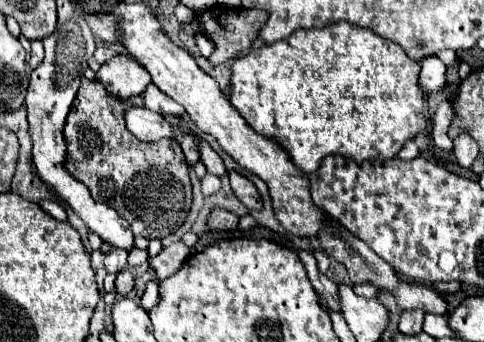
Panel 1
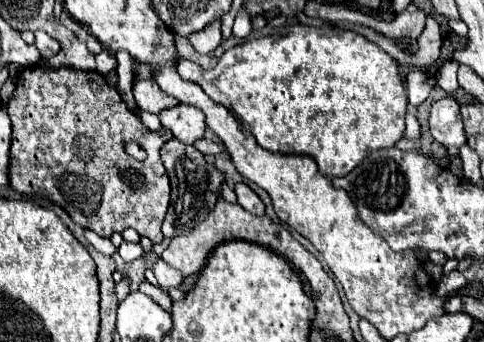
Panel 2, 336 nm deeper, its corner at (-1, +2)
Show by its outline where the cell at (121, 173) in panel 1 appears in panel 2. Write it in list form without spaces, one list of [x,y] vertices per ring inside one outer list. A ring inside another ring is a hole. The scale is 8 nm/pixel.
[[[27,67],[25,71],[21,71],[21,75],[17,77],[17,89],[15,89],[15,95],[13,99],[7,103],[7,111],[9,111],[9,117],[11,117],[11,123],[13,123],[13,135],[11,135],[11,171],[9,171],[9,181],[11,181],[11,187],[23,195],[37,195],[41,199],[47,199],[55,205],[59,205],[61,209],[65,209],[69,213],[69,217],[85,227],[85,229],[91,229],[95,231],[97,235],[101,237],[111,237],[113,233],[121,233],[123,229],[127,227],[133,227],[139,235],[143,237],[149,237],[153,243],[161,243],[163,241],[163,233],[161,233],[161,223],[163,223],[163,217],[167,213],[167,207],[169,207],[169,195],[171,195],[171,185],[169,185],[169,175],[159,159],[159,149],[173,137],[169,131],[149,131],[143,121],[127,109],[127,105],[123,103],[121,95],[117,93],[117,89],[109,87],[105,77],[99,73],[99,71],[81,71],[81,69],[73,69],[73,67],[61,67],[61,69],[55,69],[55,71],[47,71],[47,69],[35,69],[35,67]],[[127,143],[139,143],[145,151],[147,151],[147,159],[145,161],[137,161],[135,157],[131,157],[127,151],[125,151],[125,145]]]

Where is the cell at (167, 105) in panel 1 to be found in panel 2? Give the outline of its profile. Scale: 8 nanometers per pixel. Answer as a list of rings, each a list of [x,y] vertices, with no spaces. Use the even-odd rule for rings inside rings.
[[[179,103],[177,107],[161,111],[159,119],[165,129],[169,129],[179,141],[187,145],[201,139],[205,133],[205,115],[193,105]]]

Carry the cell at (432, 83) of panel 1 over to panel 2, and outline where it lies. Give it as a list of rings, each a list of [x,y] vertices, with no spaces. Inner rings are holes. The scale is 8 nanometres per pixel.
[[[411,71],[407,73],[407,93],[409,105],[419,107],[435,89],[435,77],[425,71]]]

